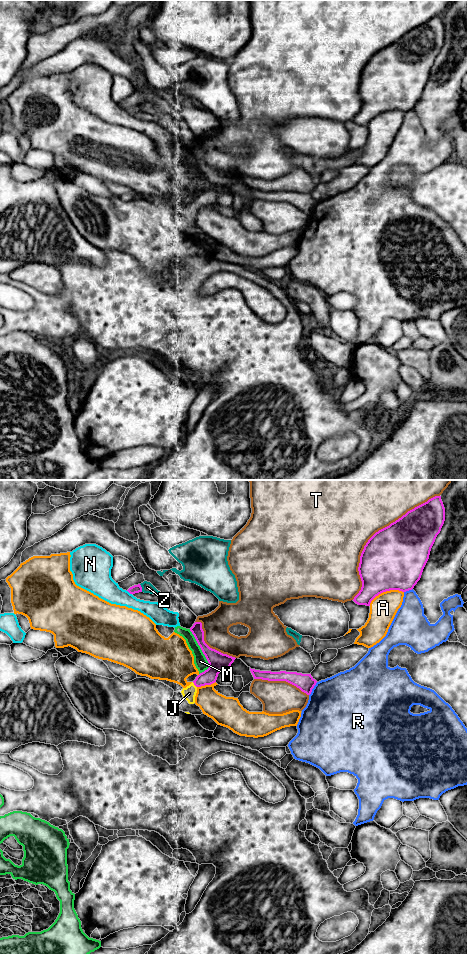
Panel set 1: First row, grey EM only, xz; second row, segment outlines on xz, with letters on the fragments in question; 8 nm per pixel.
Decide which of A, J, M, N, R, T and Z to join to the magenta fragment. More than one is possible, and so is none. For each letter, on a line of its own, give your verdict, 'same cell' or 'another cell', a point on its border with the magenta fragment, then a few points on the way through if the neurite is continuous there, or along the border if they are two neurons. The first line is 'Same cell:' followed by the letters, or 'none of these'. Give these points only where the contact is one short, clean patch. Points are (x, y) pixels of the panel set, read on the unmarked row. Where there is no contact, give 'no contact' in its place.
Same cell: J
A: another cell | xz (385, 111)
J: same cell | xz (194, 204)
M: another cell | xz (203, 173)
N: another cell | xz (129, 112)
R: another cell | xz (312, 208)
T: another cell | xz (374, 54)
Z: another cell | xz (141, 108)

